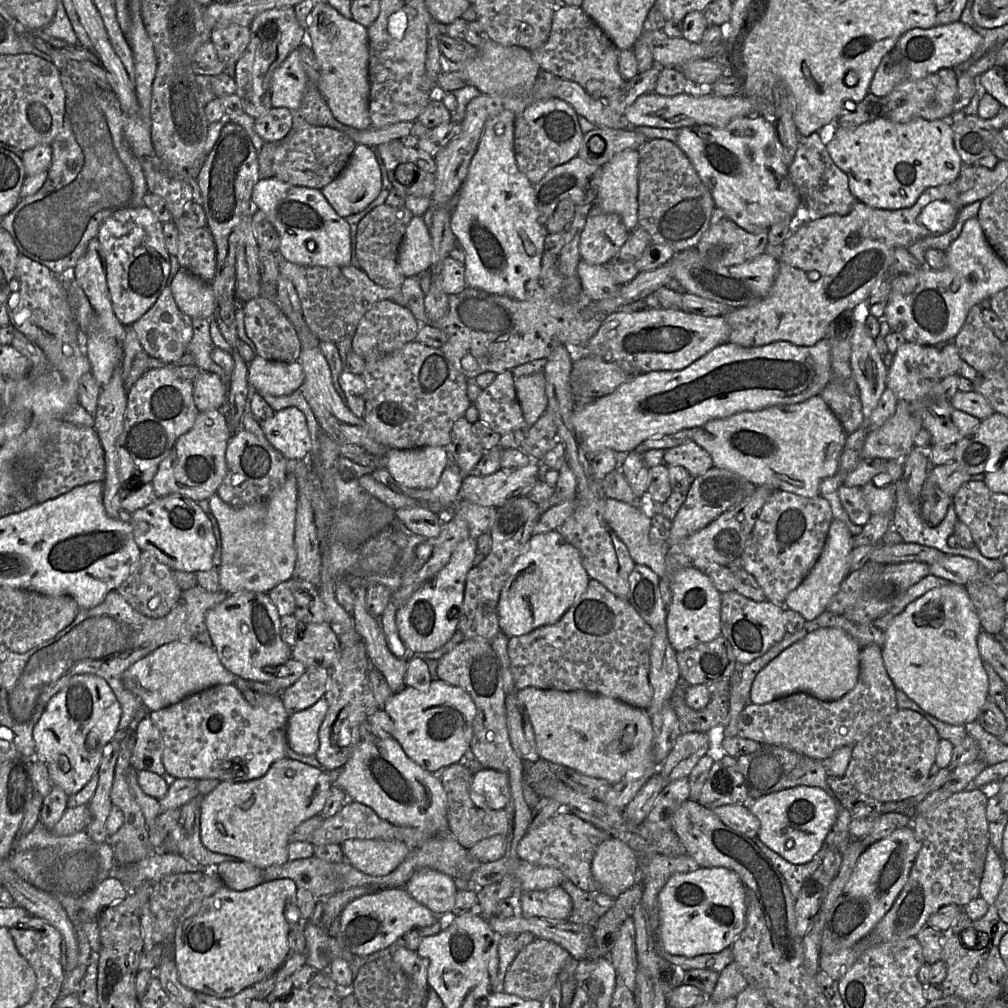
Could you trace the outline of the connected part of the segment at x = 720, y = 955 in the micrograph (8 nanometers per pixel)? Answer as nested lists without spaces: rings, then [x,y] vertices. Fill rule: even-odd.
[[[731,946],[717,953],[702,954],[694,957],[674,955],[664,950],[660,950],[660,954],[664,959],[676,965],[683,971],[691,969],[704,969],[721,972],[728,964],[734,961]]]

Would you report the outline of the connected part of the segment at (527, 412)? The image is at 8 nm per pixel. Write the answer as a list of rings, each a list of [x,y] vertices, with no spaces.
[[[544,372],[524,375],[515,380],[517,397],[527,425],[533,426],[547,408],[546,377]]]

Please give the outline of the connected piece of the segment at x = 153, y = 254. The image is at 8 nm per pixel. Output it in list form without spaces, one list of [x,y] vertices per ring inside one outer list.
[[[145,204],[126,208],[103,221],[97,238],[101,243],[101,257],[115,314],[124,326],[133,325],[154,305],[168,285],[171,264],[163,223]]]

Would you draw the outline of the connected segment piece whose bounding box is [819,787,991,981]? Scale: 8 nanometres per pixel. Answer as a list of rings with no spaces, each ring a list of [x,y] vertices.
[[[969,787],[950,795],[934,809],[914,816],[912,828],[920,849],[905,886],[869,935],[852,946],[839,948],[832,953],[824,953],[821,949],[821,971],[839,981],[867,948],[915,937],[927,925],[930,916],[942,906],[956,904],[963,908],[971,900],[980,897],[980,882],[990,845],[989,823],[986,819],[990,792]]]

